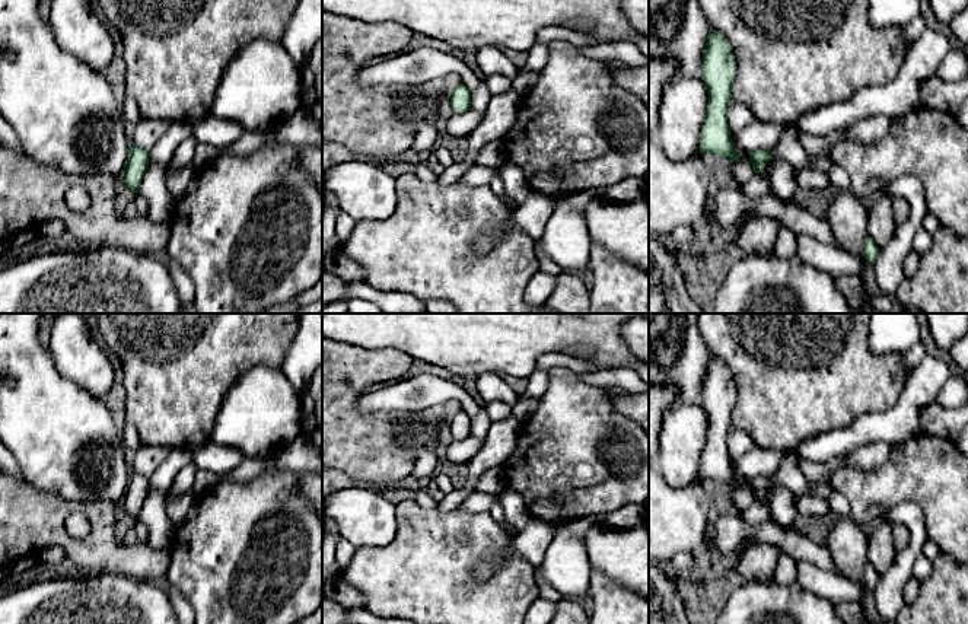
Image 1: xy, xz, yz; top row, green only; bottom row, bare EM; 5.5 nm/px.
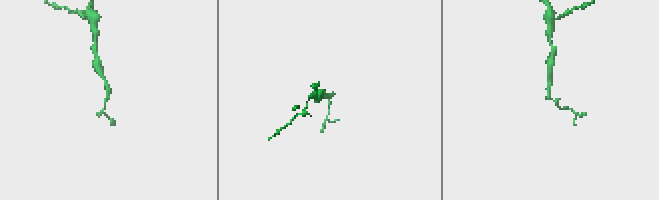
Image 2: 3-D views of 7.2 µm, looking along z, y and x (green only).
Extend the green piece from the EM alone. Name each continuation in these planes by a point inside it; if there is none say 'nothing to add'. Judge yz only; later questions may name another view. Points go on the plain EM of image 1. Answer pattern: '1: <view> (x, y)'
1: yz (678, 518)

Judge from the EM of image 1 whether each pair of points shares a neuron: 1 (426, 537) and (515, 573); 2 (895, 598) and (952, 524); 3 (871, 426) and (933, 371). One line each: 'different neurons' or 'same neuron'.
1: same neuron
2: different neurons
3: same neuron

